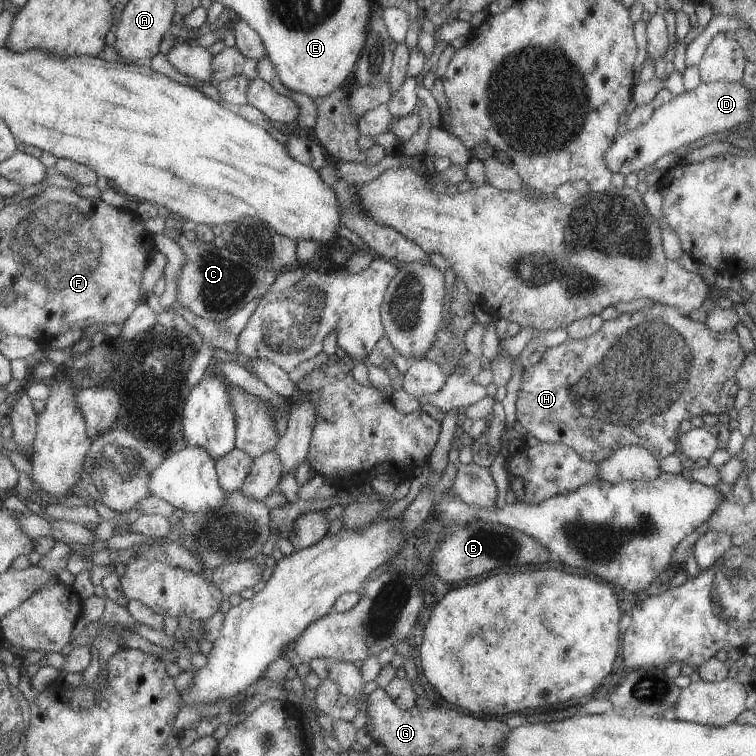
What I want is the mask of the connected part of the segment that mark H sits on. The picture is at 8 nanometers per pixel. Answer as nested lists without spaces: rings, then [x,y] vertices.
[[[653,303],[638,309],[635,312],[623,313],[616,318],[602,321],[599,329],[581,339],[567,338],[560,344],[548,347],[541,351],[540,359],[532,365],[527,365],[521,375],[521,386],[517,390],[517,398],[514,402],[515,414],[522,427],[531,436],[542,443],[557,443],[572,448],[581,460],[594,463],[601,462],[606,456],[612,454],[619,447],[635,445],[647,449],[659,462],[661,458],[671,455],[675,448],[675,434],[677,426],[691,418],[701,414],[721,414],[727,412],[733,406],[733,398],[737,392],[736,372],[745,360],[746,354],[739,345],[737,334],[733,329],[728,331],[713,332],[705,323],[693,322],[689,316],[682,315],[677,309],[661,303]]]

